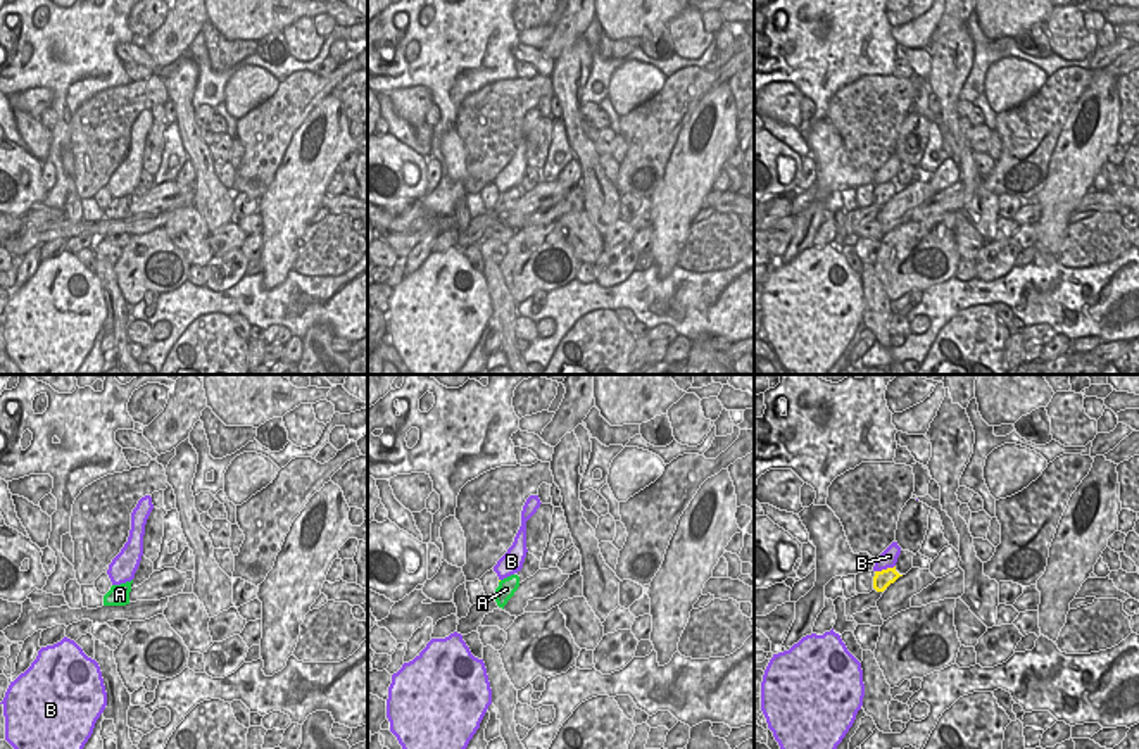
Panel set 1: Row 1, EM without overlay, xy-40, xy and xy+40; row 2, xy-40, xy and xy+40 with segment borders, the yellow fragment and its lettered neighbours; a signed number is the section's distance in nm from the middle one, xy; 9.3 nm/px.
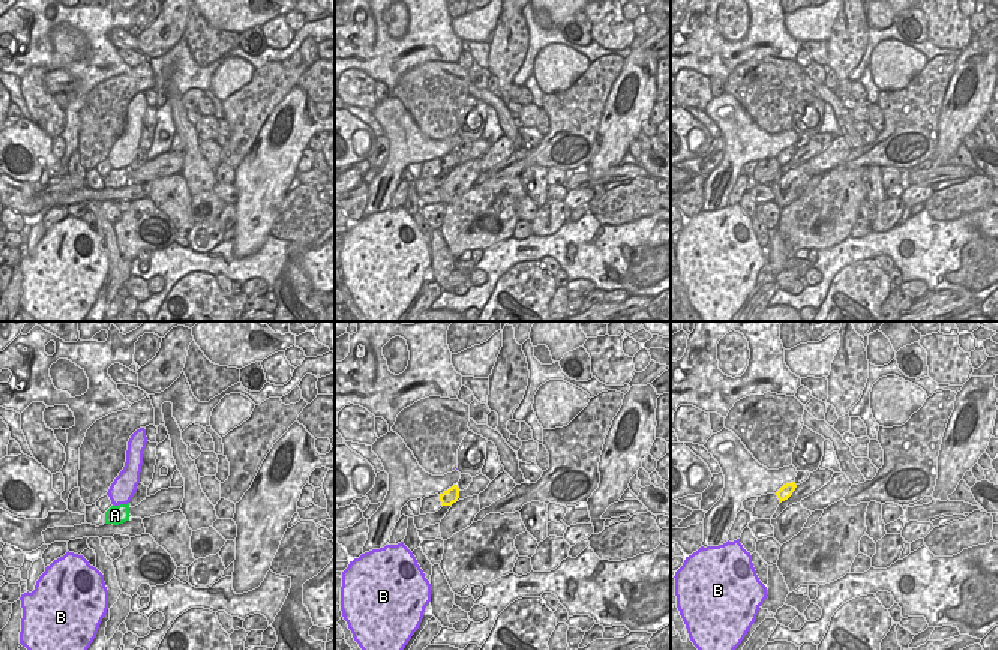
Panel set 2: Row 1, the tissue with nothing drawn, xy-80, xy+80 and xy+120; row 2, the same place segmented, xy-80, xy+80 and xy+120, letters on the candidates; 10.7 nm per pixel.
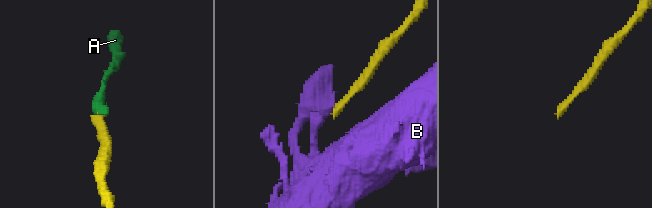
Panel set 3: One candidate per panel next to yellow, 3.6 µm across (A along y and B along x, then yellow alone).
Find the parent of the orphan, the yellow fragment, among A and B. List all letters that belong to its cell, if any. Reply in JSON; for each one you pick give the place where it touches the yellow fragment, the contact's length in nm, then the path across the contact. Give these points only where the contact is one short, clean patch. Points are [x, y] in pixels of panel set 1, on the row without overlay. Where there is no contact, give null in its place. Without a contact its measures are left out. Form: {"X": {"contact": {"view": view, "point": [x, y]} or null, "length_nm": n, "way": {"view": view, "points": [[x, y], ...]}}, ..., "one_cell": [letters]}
{"A": {"contact": null}, "one_cell": ["A"]}

